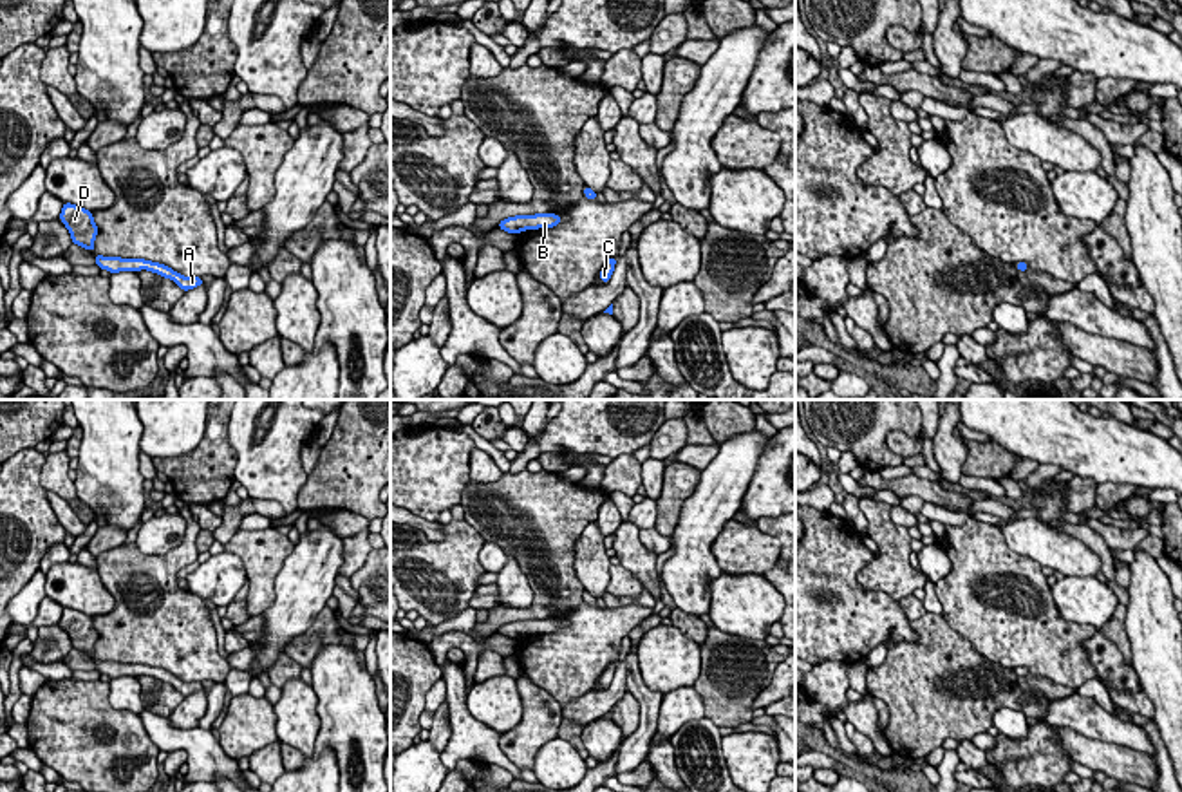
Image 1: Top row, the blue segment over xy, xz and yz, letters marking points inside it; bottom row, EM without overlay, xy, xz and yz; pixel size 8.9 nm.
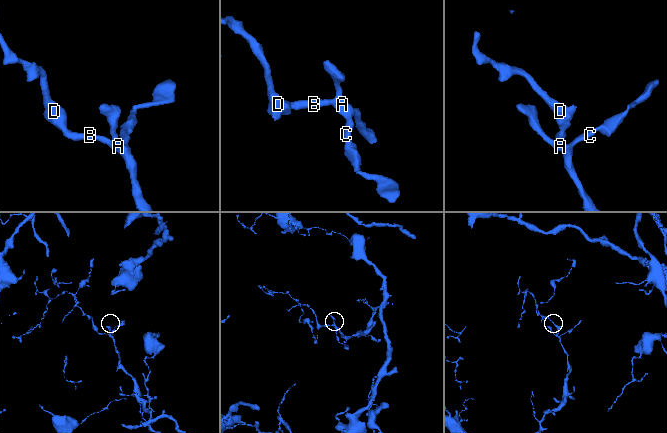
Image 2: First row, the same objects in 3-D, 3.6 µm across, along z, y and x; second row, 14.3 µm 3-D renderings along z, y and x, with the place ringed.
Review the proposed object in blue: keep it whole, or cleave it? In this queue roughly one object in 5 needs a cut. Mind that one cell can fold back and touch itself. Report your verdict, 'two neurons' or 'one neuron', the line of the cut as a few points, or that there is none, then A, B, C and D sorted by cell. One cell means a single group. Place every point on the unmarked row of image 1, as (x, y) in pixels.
one neuron; cut none; groups A B C D

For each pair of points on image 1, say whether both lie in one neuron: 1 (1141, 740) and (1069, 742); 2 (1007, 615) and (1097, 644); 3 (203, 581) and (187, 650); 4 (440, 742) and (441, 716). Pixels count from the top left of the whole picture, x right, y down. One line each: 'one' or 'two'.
1: two
2: two
3: two
4: one

